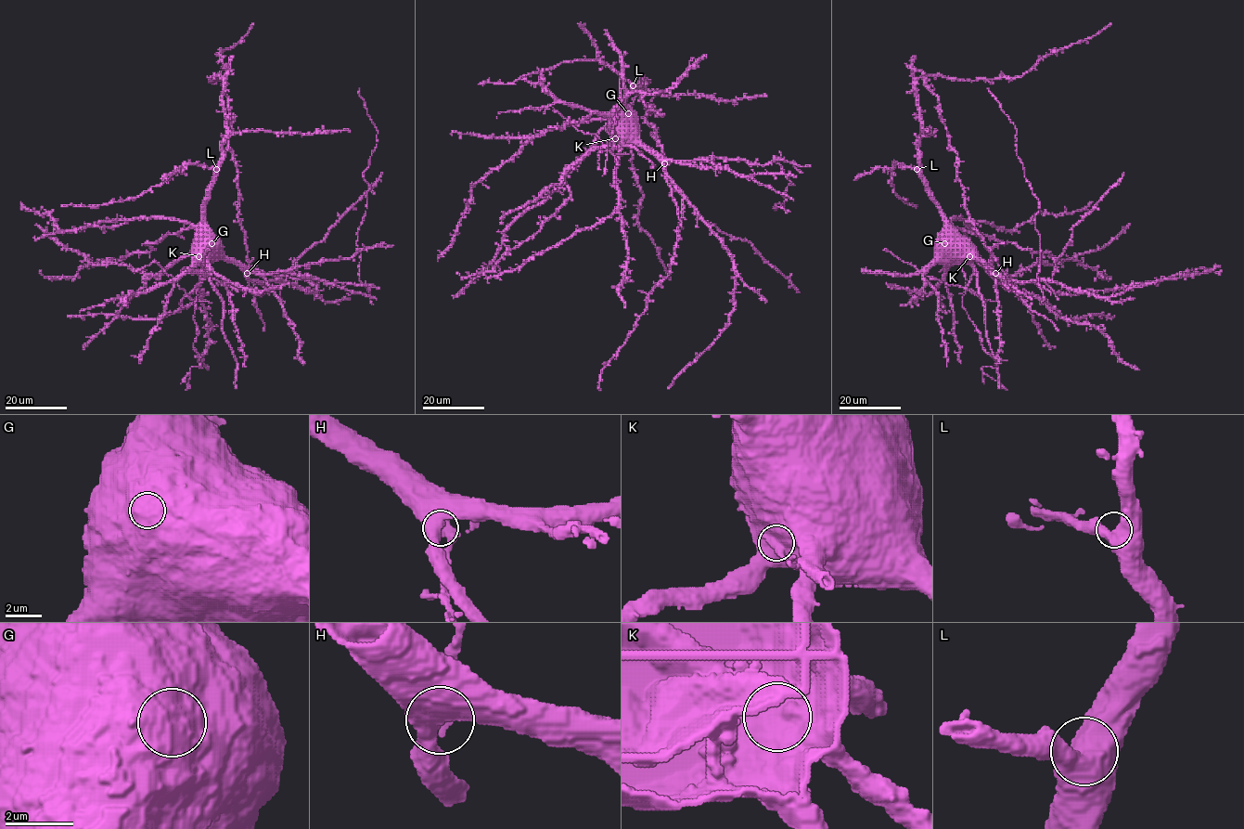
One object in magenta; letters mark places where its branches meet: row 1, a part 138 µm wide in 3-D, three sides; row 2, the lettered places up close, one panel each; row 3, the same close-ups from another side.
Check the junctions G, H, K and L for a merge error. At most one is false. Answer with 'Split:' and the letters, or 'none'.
Split: K

